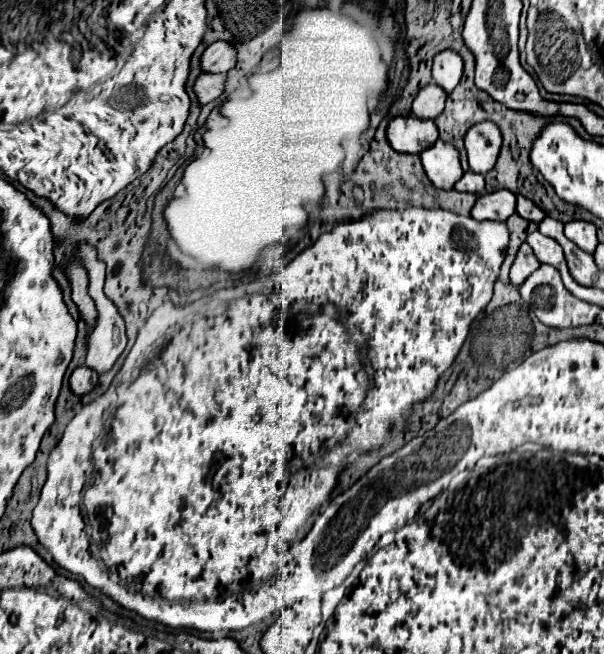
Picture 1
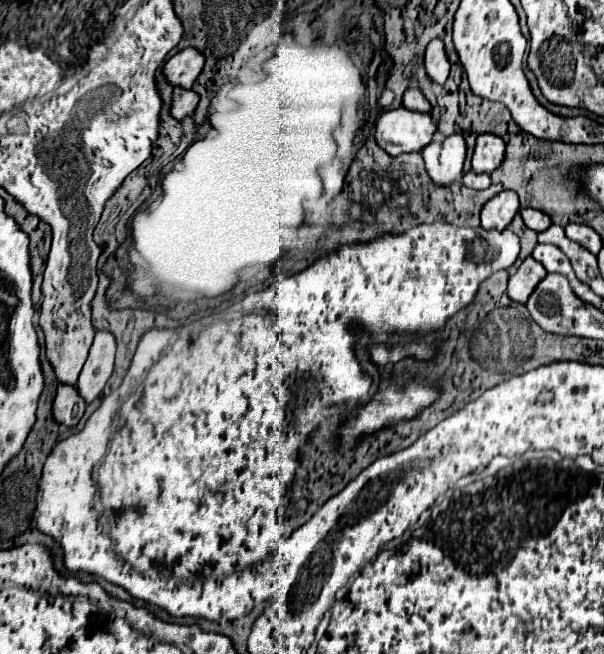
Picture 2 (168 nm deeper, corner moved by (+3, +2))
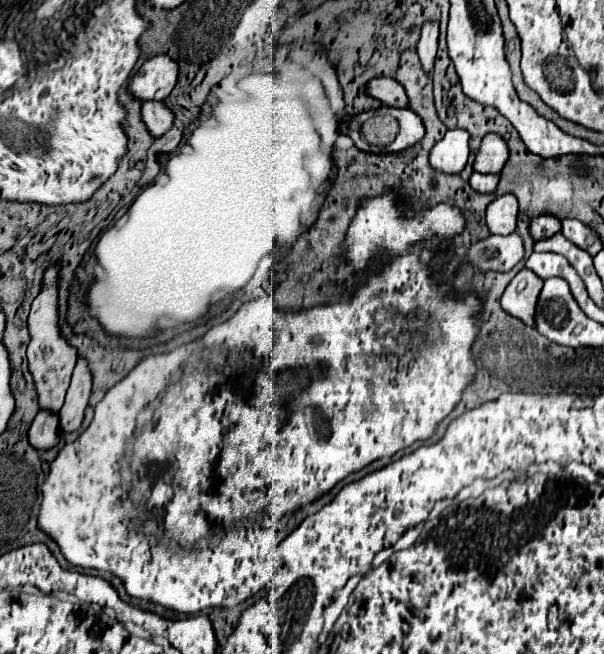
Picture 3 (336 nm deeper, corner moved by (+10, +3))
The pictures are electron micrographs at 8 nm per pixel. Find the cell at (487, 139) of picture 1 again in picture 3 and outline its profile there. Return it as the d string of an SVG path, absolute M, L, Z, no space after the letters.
M486 134L480 142L480 148L478 148L478 154L474 160L474 170L498 174L502 170L502 166L506 164L506 156L508 156L506 142L502 138L498 138L496 134Z

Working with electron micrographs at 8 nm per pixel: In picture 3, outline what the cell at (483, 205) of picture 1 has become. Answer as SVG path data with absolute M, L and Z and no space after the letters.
M504 194L488 204L486 226L490 234L510 234L516 228L516 216L518 216L516 198L510 194Z

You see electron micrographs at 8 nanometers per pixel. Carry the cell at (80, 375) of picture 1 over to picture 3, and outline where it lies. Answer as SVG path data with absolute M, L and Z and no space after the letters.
M40 410L28 430L30 444L38 450L48 450L60 442L60 414L52 410Z

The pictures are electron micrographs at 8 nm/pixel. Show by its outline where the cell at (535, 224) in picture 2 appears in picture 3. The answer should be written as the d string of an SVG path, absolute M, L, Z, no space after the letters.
M536 216L530 218L530 234L534 240L542 240L546 236L552 236L554 232L560 230L560 220L556 216Z

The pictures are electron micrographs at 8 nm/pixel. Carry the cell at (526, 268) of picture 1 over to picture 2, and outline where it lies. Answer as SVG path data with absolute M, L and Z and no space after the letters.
M527 257L523 261L523 265L517 269L515 275L511 275L509 279L509 297L521 305L525 305L525 301L529 299L529 293L533 293L533 289L537 287L537 283L541 283L545 279L547 271L541 263L533 261L533 257Z

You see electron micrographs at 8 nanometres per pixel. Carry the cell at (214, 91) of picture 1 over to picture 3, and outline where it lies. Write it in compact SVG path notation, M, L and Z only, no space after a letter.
M148 100L142 104L142 118L152 136L162 136L174 126L174 112L162 100Z

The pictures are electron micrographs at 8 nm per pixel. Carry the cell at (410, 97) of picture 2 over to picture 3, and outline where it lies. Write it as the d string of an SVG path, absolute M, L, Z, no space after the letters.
M374 78L370 82L368 88L370 96L378 98L380 102L394 106L394 108L408 108L408 96L406 90L402 88L402 84L398 84L398 80L394 78Z

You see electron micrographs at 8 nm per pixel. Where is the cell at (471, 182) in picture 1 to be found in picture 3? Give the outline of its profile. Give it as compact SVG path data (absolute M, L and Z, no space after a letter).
M472 172L470 176L470 186L476 190L476 192L494 192L498 184L498 174L480 174L480 172Z

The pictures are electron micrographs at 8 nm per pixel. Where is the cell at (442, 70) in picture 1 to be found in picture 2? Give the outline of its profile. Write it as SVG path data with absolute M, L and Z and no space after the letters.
M433 39L429 45L427 45L427 51L425 51L425 69L427 69L427 75L443 85L449 77L449 61L447 61L447 55L445 55L445 49L443 49L443 41L441 39Z

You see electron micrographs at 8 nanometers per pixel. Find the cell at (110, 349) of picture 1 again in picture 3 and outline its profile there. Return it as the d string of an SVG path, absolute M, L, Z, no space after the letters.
M80 356L76 362L76 368L74 368L74 374L72 374L72 384L68 388L66 402L60 408L60 428L64 432L72 432L72 430L80 428L84 410L90 400L90 392L92 392L90 364L84 356Z

